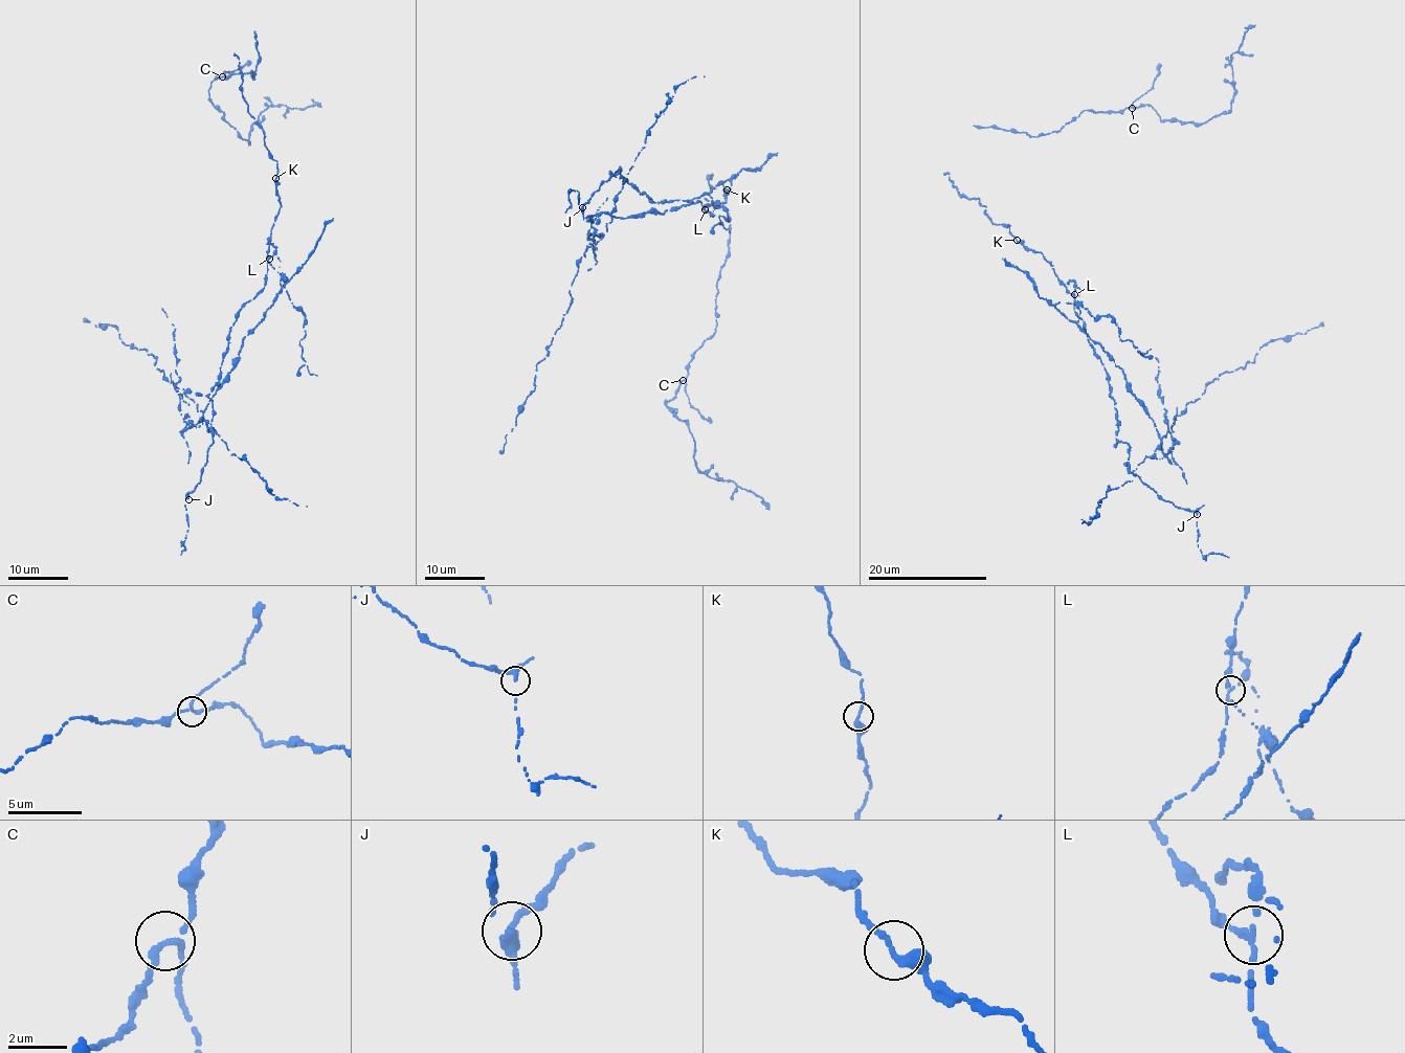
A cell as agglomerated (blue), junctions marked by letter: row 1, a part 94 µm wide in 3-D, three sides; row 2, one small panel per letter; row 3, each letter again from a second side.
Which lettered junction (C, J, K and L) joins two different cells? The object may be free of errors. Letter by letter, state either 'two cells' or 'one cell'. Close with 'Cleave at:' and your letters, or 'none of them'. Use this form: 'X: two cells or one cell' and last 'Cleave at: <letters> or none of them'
C: one cell
J: one cell
K: one cell
L: two cells
Cleave at: L

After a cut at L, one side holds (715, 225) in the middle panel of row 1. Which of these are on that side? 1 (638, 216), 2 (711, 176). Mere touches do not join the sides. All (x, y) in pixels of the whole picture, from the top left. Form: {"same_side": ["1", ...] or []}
{"same_side": ["1"]}

